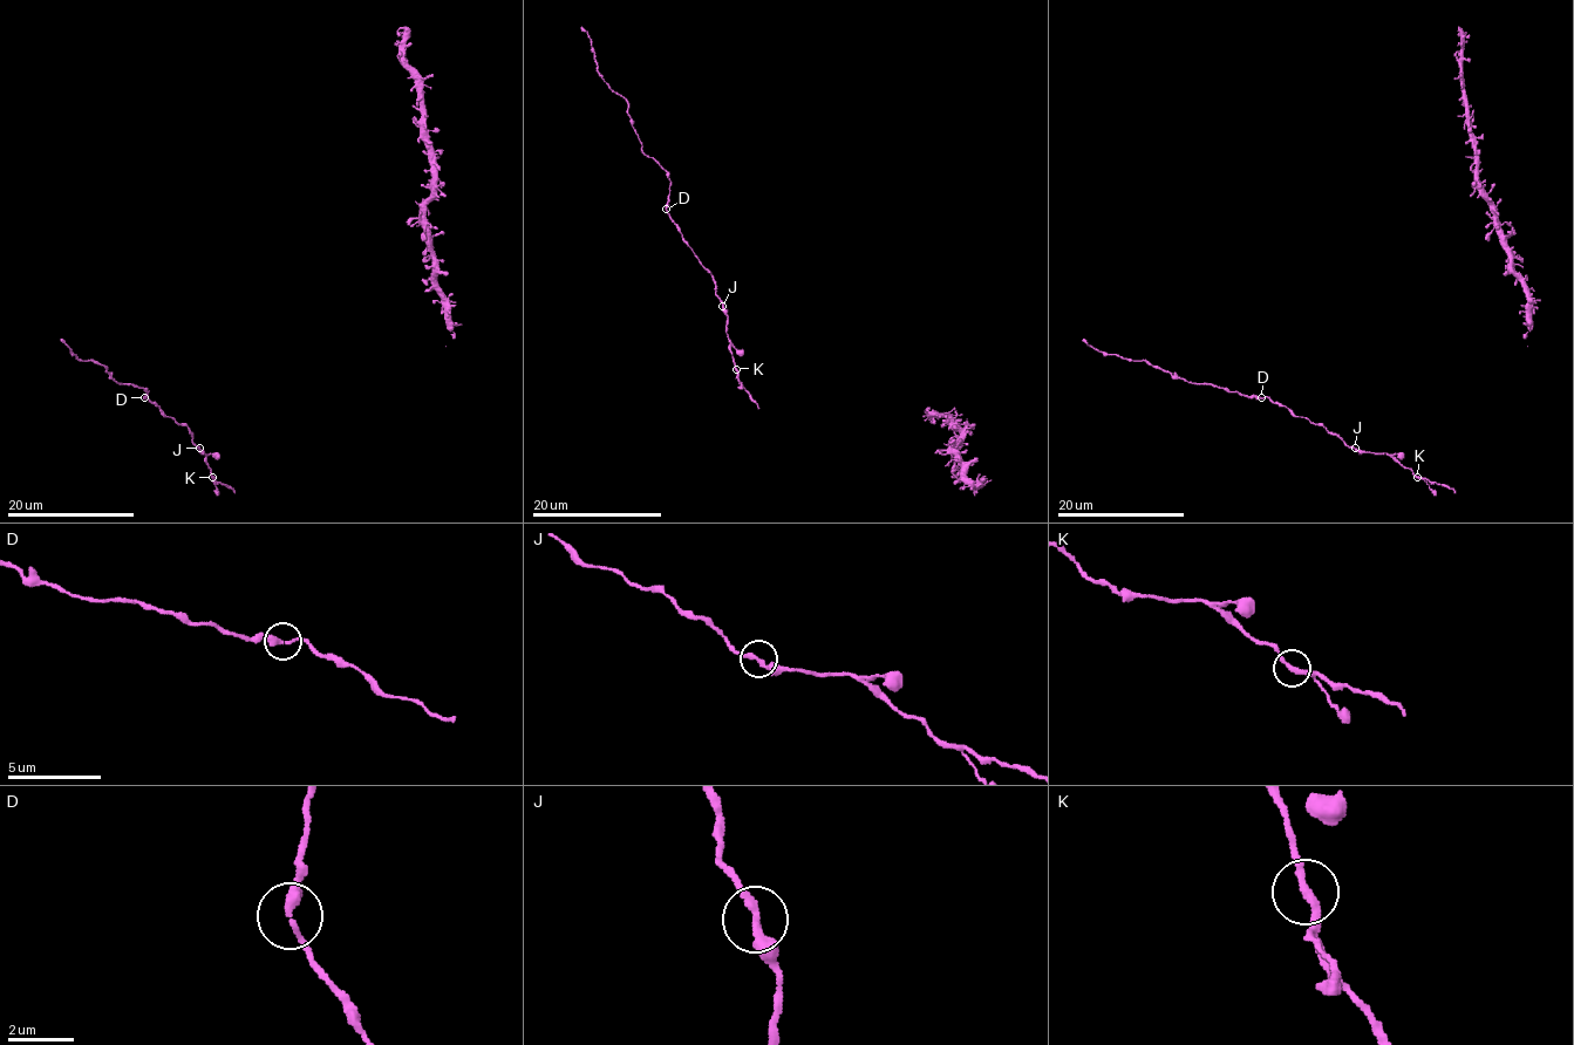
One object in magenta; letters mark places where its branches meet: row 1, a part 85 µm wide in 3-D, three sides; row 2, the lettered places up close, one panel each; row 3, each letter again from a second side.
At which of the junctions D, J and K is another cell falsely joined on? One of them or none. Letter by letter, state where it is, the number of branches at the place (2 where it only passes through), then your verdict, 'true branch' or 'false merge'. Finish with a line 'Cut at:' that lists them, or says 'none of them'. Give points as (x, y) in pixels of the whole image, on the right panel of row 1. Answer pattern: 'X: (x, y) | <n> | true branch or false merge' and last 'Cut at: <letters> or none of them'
D: (1261, 397) | 2 | true branch
J: (1355, 448) | 2 | true branch
K: (1417, 477) | 2 | true branch
Cut at: none of them

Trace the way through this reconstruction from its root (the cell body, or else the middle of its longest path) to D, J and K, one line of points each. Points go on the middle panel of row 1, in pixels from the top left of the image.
D: (758, 407), (738, 380), (726, 332), (728, 311), (716, 294), (714, 279), (666, 210)
J: (758, 407), (738, 380), (726, 332), (728, 311), (722, 306)
K: (758, 407), (738, 380), (736, 369)

